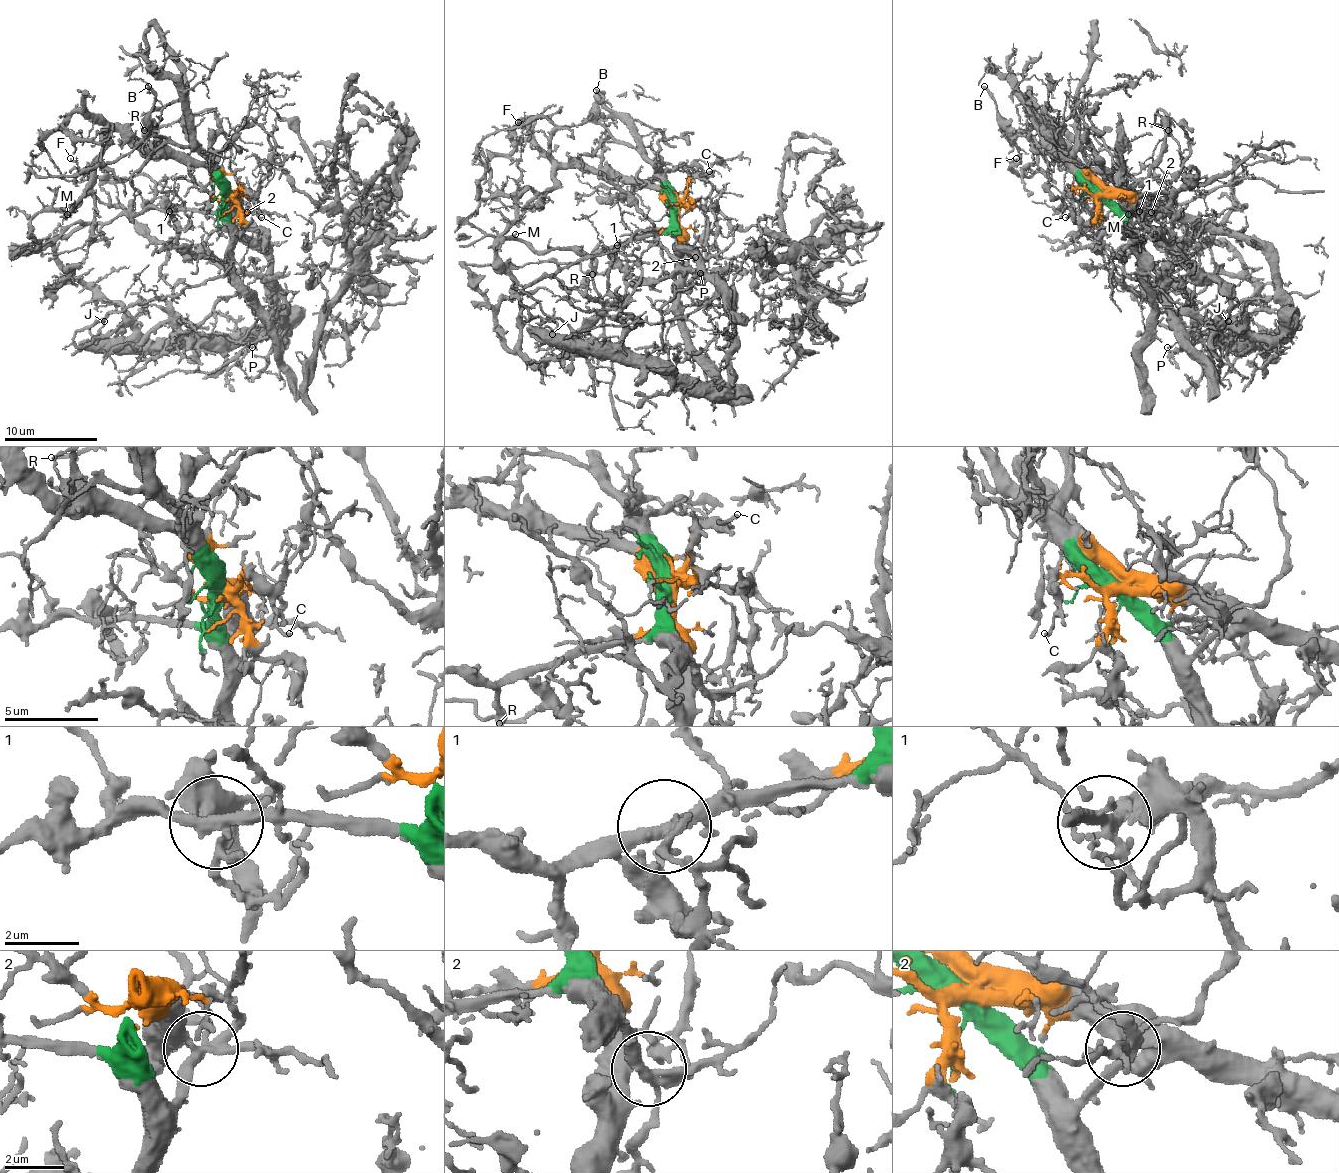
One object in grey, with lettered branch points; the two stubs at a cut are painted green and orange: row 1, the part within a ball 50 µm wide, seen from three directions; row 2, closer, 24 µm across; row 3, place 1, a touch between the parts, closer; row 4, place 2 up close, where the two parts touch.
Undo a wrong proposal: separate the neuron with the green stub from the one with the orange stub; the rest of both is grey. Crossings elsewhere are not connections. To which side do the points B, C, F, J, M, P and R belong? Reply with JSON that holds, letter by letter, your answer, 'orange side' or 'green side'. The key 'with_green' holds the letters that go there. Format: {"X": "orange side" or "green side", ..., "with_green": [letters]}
{"B": "green side", "C": "orange side", "F": "green side", "J": "orange side", "M": "green side", "P": "green side", "R": "green side", "with_green": ["B", "F", "M", "P", "R"]}

